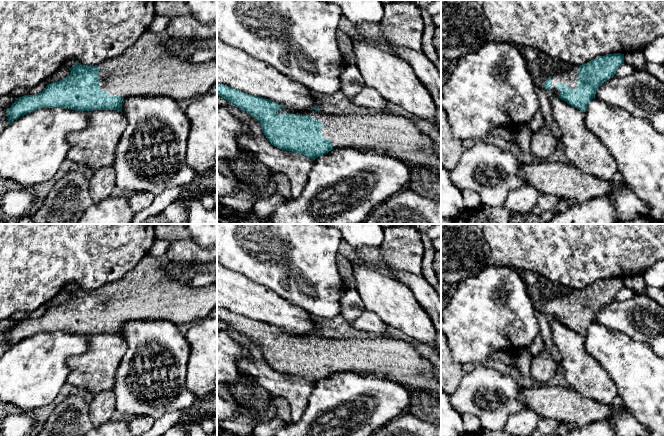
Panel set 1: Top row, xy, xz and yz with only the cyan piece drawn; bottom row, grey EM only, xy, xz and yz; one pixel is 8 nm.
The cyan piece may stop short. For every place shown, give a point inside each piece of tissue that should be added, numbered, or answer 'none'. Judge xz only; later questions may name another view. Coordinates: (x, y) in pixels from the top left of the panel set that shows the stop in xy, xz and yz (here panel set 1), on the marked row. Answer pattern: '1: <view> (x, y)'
1: xz (396, 135)

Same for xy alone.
1: xy (148, 68)

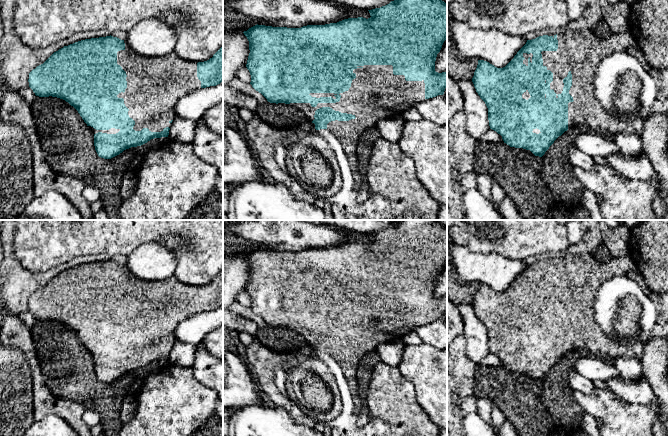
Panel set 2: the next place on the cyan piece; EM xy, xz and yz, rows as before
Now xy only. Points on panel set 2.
1: xy (154, 85)

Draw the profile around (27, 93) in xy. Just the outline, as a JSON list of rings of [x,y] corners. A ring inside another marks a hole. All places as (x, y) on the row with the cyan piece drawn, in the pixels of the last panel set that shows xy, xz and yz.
[[[23,87],[23,88],[19,88],[17,89],[17,92],[29,103],[31,104],[35,98],[36,95],[33,92],[33,90],[30,87]]]

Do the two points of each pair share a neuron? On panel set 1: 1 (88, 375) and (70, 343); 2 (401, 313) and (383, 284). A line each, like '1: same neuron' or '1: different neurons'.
1: different neurons
2: same neuron

